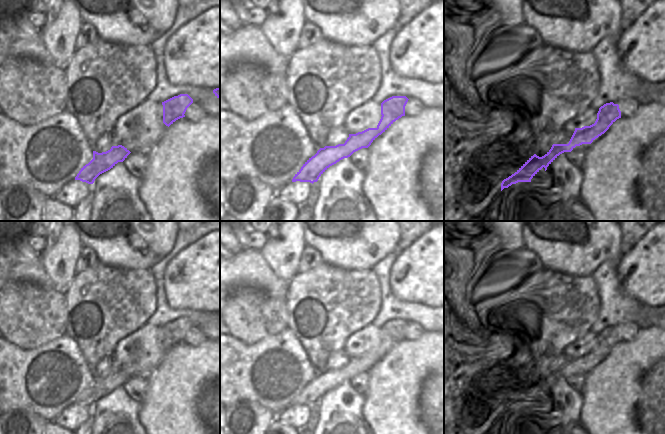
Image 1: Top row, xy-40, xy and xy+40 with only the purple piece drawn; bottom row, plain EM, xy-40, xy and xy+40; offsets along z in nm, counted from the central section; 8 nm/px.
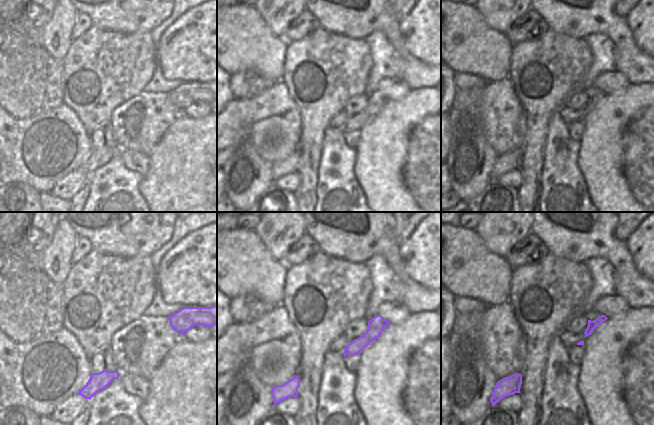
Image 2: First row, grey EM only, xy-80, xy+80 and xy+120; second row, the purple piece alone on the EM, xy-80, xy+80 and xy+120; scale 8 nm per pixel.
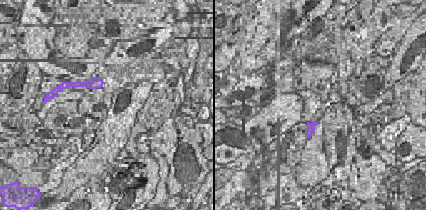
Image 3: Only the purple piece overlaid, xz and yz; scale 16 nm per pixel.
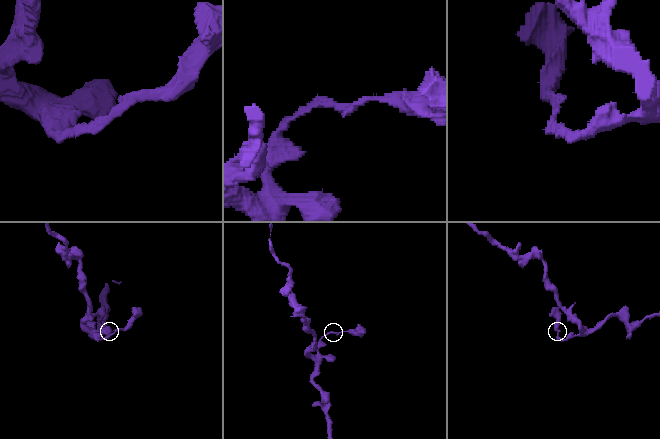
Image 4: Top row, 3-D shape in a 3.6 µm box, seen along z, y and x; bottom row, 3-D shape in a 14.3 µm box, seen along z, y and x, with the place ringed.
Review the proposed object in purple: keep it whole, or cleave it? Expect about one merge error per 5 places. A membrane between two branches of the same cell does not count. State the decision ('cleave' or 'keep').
keep

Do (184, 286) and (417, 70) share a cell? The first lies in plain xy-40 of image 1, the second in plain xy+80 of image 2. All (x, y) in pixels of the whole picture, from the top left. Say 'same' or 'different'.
different

